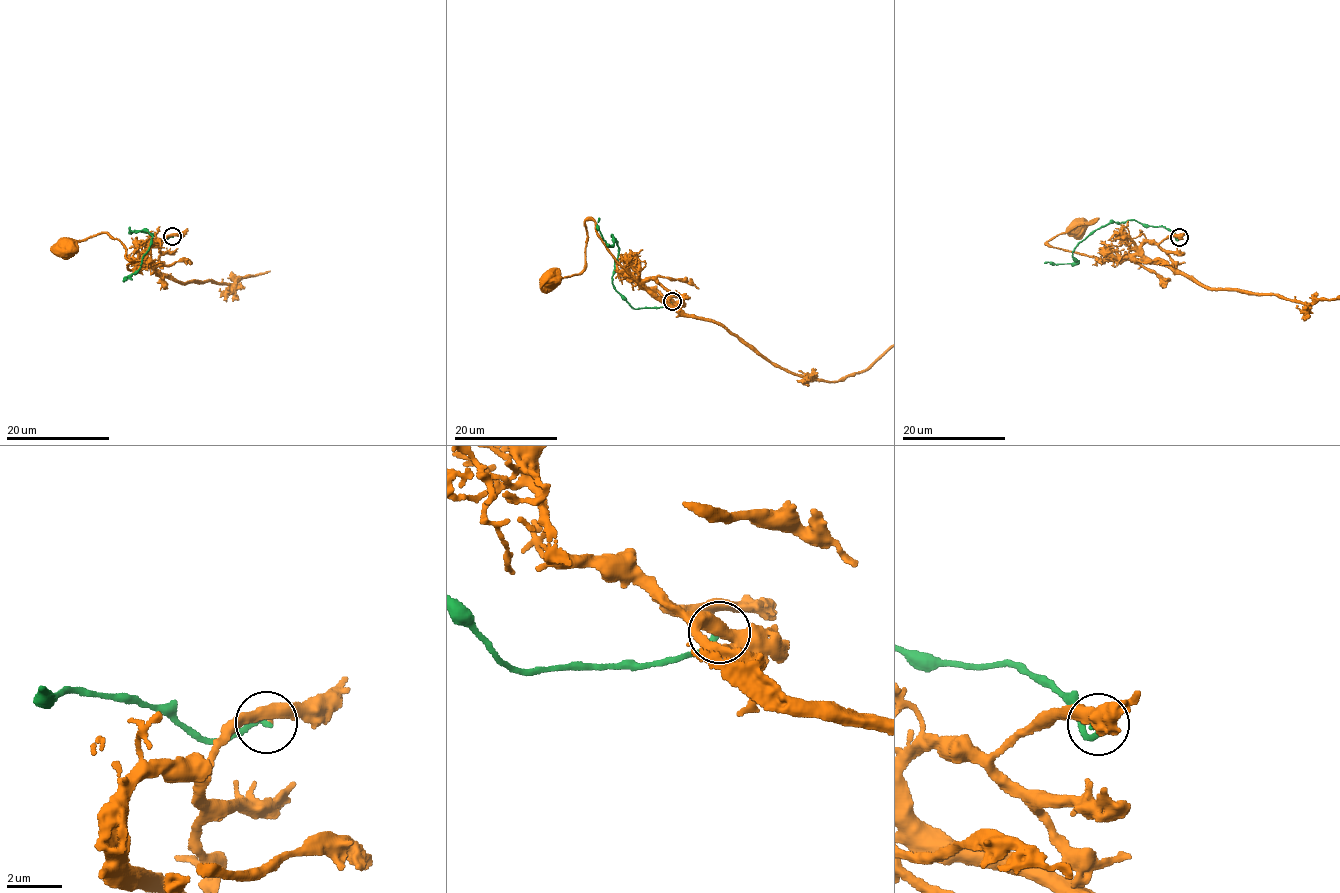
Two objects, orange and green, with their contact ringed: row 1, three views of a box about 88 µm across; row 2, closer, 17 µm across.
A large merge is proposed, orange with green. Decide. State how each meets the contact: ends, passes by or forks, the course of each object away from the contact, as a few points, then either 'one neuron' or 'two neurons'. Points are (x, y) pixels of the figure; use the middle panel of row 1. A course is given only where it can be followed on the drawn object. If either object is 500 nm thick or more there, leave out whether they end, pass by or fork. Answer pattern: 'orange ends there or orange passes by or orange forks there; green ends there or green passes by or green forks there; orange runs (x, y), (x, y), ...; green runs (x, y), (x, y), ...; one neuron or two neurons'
orange ends there; green ends there; orange runs (673, 301), (662, 297), (659, 291), (641, 289), (590, 219), (585, 222), (585, 267), (557, 282), (550, 278); two neurons

